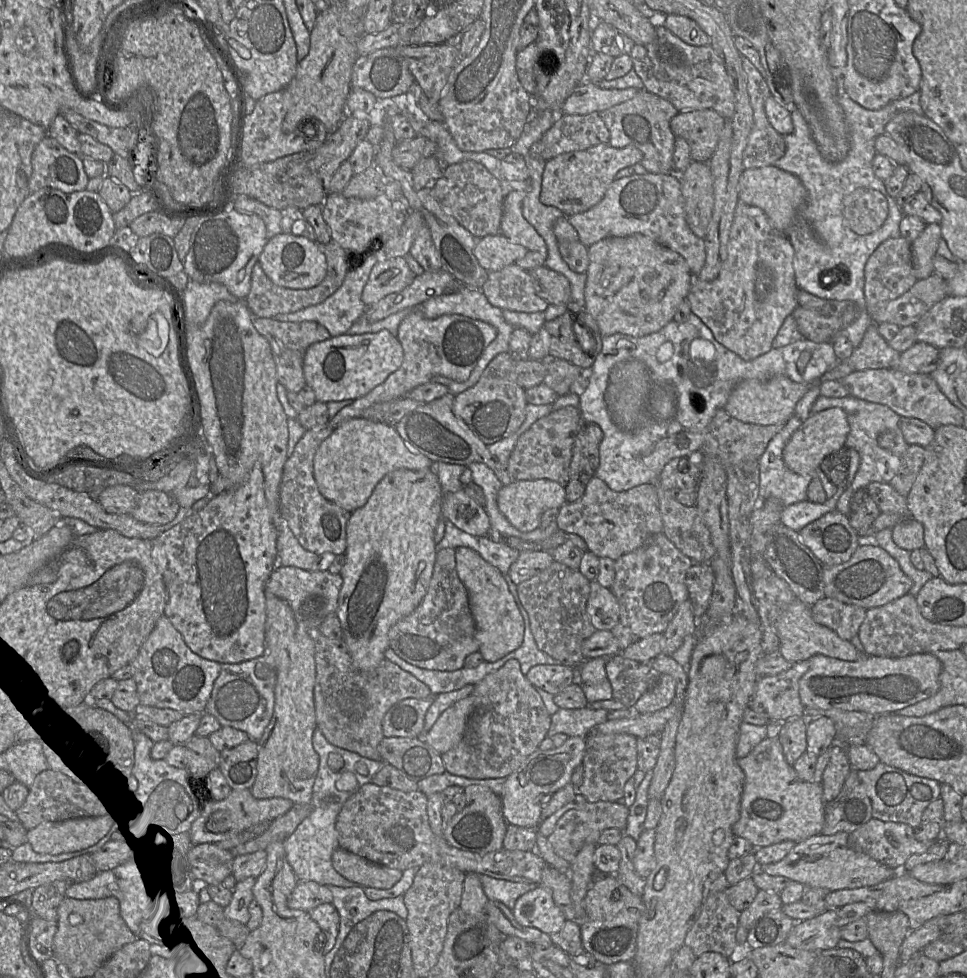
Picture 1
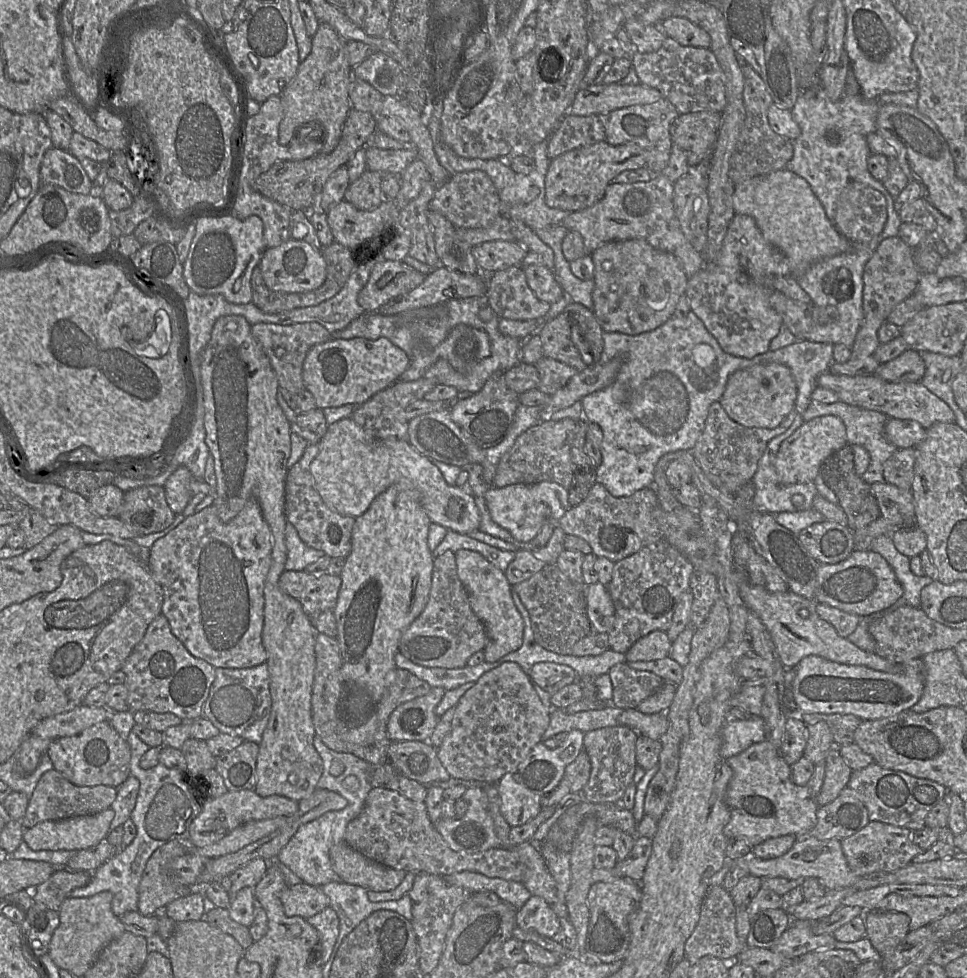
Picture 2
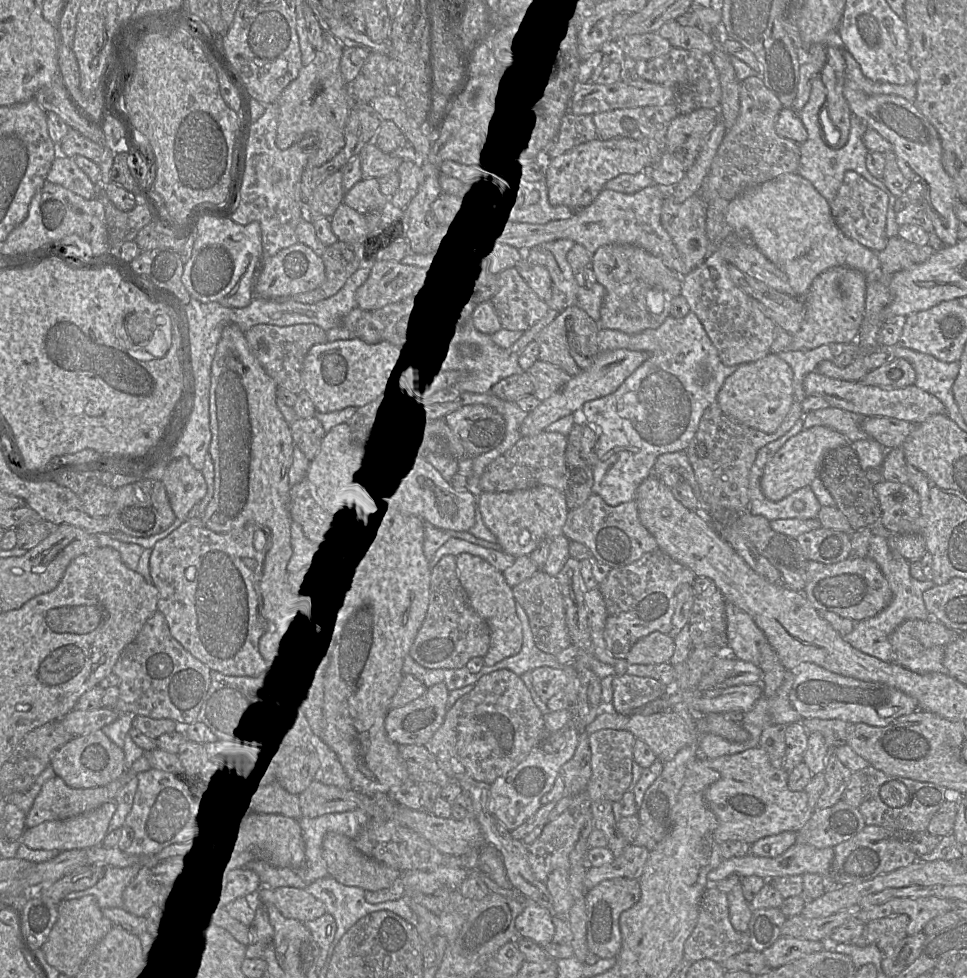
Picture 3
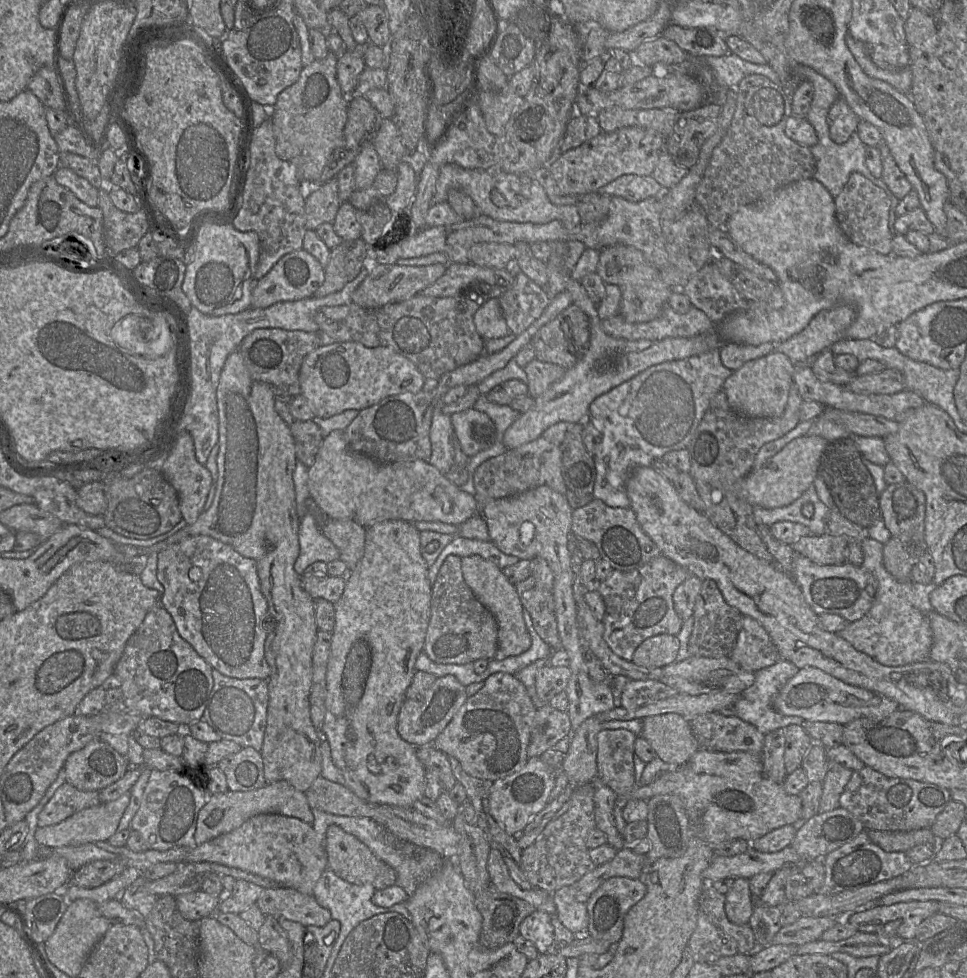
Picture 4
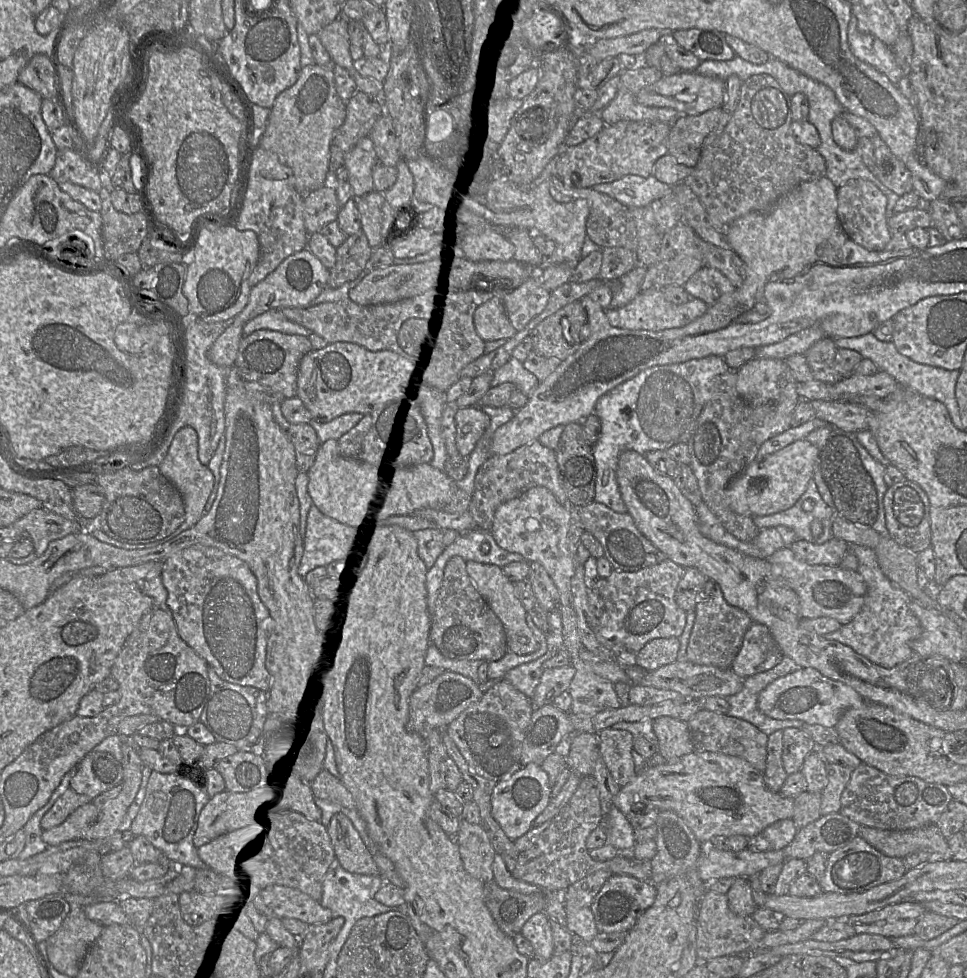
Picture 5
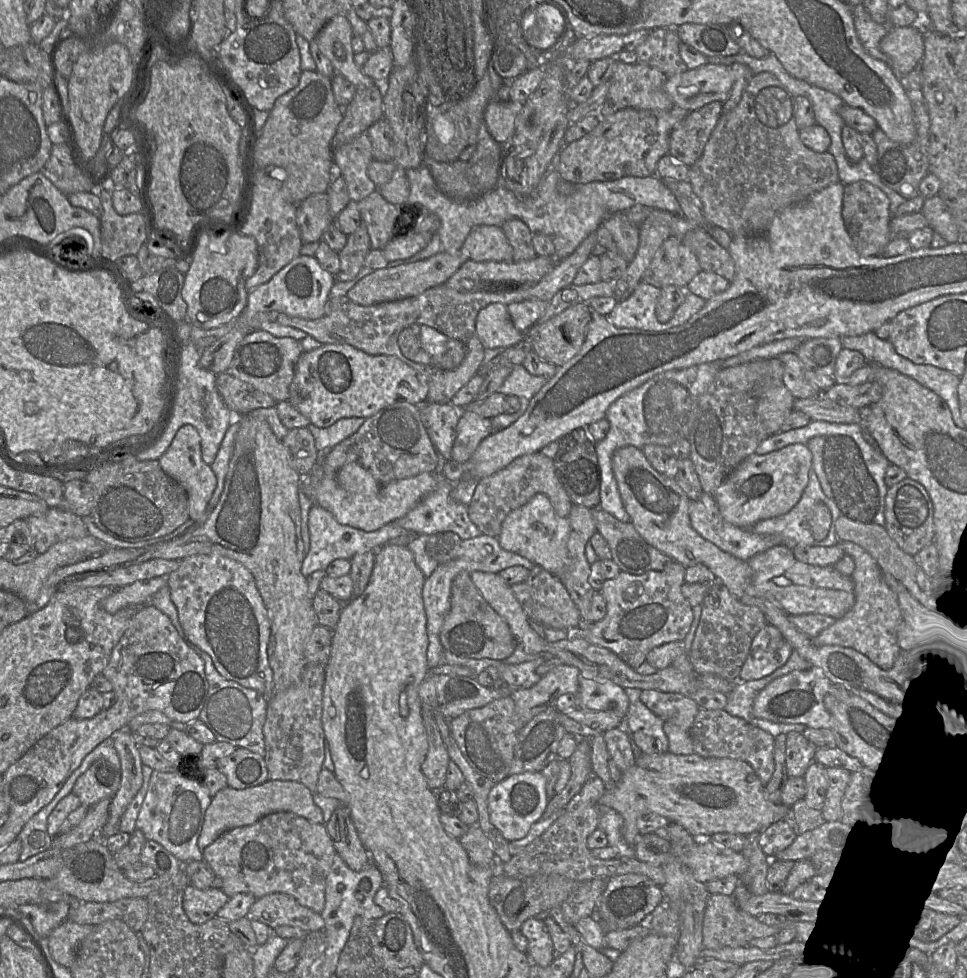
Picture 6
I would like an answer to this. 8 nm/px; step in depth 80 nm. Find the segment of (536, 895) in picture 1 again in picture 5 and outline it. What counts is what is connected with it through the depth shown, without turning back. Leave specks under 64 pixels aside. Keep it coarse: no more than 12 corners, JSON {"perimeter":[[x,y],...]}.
{"perimeter":[[531,916],[521,933],[534,949],[533,958],[555,953],[549,917]]}

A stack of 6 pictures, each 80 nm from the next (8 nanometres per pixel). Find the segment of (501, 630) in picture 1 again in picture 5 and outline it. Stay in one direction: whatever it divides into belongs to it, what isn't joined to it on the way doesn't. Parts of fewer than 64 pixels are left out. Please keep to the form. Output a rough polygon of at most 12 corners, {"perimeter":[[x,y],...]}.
{"perimeter":[[466,561],[480,595],[504,625],[508,651],[540,645],[515,583],[502,568]]}

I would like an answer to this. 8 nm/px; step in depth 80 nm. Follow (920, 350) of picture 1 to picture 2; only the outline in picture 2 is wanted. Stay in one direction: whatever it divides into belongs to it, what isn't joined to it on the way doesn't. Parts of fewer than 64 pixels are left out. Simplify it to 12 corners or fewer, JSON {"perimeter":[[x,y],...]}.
{"perimeter":[[907,349],[874,374],[888,382],[920,382],[921,354]]}

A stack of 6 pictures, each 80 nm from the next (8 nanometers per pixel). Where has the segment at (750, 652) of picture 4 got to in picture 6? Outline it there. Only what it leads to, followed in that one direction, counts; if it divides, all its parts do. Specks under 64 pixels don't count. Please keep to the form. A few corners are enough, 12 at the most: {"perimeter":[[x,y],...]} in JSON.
{"perimeter":[[766,624],[741,668],[744,681],[763,678],[793,649]]}

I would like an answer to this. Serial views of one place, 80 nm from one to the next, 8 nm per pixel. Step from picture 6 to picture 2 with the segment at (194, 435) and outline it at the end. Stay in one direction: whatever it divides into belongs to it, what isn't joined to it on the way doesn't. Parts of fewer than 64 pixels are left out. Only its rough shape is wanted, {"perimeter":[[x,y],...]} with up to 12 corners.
{"perimeter":[[185,466],[168,477],[164,489],[175,515],[183,512],[195,493],[209,493]]}

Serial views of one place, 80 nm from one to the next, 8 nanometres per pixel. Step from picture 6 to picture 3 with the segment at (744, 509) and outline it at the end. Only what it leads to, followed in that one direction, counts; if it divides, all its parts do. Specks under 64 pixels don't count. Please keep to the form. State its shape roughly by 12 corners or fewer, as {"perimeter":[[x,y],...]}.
{"perimeter":[[803,429],[766,464],[764,496],[778,502],[811,486],[825,454],[849,441]]}

